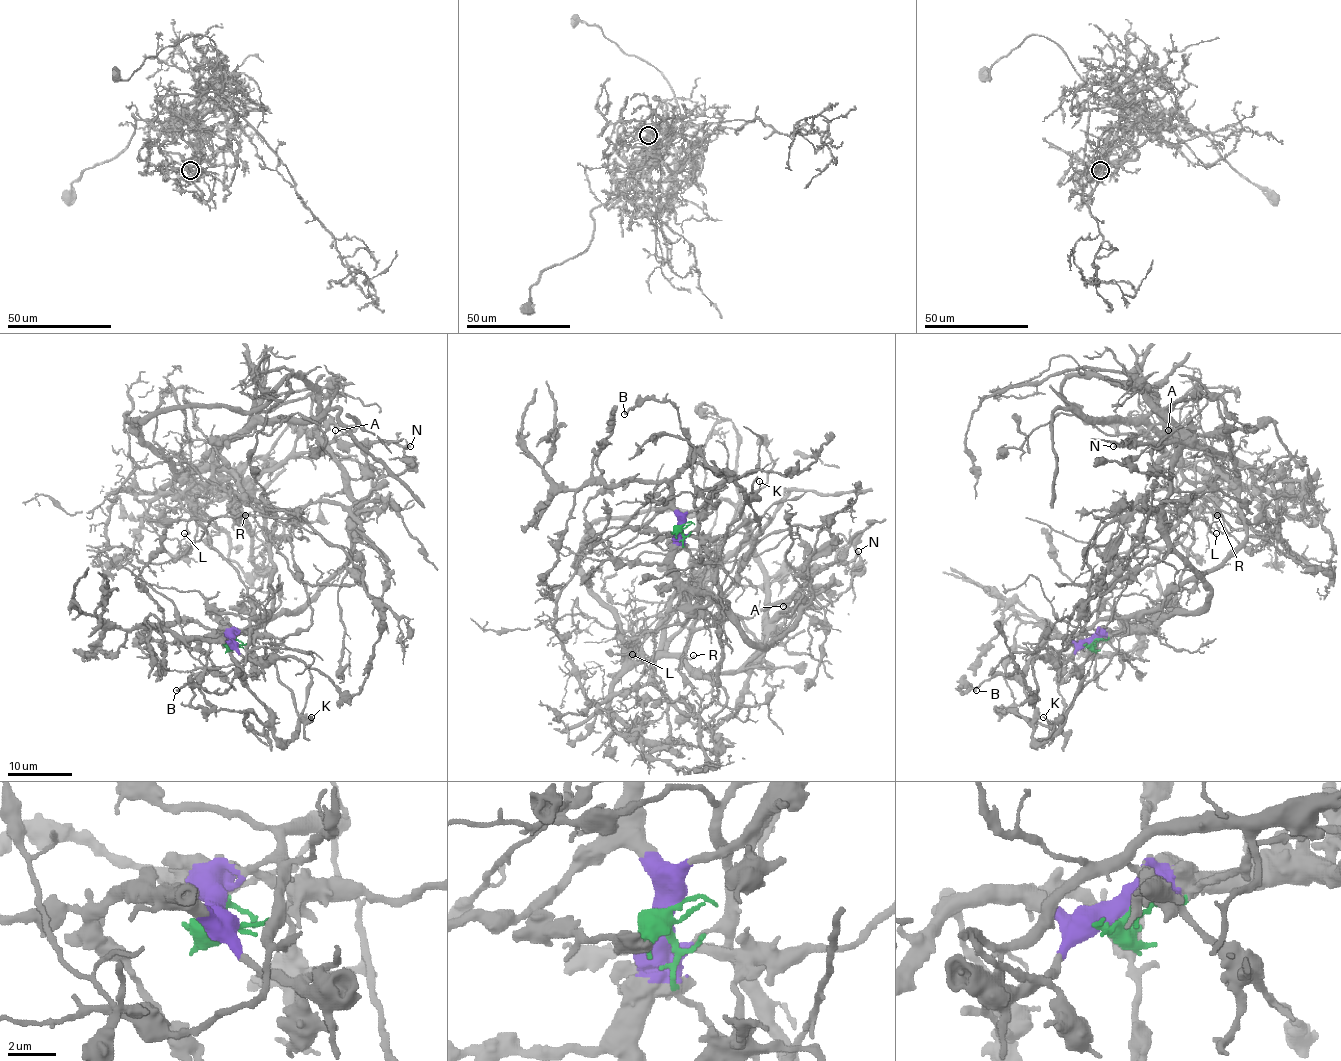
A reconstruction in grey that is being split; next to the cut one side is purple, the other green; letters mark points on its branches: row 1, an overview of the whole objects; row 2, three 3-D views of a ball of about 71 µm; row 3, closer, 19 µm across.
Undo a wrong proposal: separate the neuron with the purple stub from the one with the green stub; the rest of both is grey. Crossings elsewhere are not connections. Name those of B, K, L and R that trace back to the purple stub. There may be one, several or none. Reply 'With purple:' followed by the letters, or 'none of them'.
With purple: B, K, R

